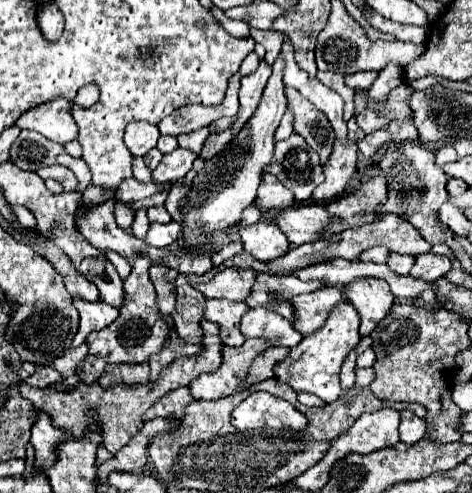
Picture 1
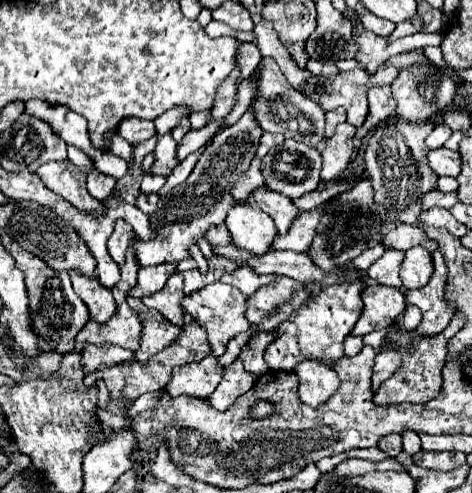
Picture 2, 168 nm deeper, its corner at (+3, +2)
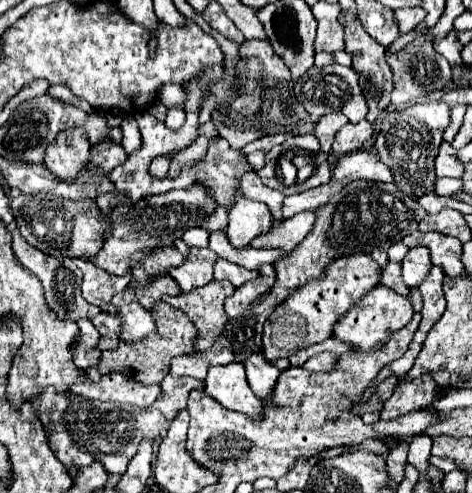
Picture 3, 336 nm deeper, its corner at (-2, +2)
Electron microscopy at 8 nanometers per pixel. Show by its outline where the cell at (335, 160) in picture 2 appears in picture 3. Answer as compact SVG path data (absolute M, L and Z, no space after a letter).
M360 121L356 125L348 123L344 125L338 133L336 133L336 139L334 139L334 147L332 147L332 155L336 159L348 155L348 153L354 153L354 151L360 151L364 147L364 143L372 137L374 129L368 121Z

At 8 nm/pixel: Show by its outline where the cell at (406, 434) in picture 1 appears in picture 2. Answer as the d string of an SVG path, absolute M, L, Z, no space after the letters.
M405 431L403 435L403 451L409 455L415 455L417 451L421 451L421 439L415 431Z

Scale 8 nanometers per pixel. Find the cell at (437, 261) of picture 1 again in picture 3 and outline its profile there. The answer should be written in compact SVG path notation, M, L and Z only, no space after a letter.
M414 247L402 261L402 279L410 289L418 287L430 273L430 269L432 269L430 251L426 251L426 247Z

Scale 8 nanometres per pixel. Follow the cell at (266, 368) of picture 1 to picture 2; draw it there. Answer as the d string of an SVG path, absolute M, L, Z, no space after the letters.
M235 359L229 367L223 369L223 379L207 401L217 411L227 411L235 403L235 399L247 393L253 385L255 385L255 377L243 369L243 363L239 359Z

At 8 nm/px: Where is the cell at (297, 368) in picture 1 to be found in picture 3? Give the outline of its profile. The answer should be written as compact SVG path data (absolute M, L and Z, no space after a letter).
M350 255L350 257L340 257L336 261L332 261L330 267L326 267L326 275L320 281L310 281L304 287L300 287L298 291L294 291L282 305L278 305L278 309L270 315L270 319L266 321L264 327L264 339L262 339L262 349L268 361L278 359L278 357L290 357L294 355L298 349L306 349L314 343L320 343L328 337L332 337L334 333L334 325L336 321L346 315L346 311L362 299L362 295L366 295L368 291L372 291L376 285L380 283L380 269L378 263L374 263L374 259L370 255Z

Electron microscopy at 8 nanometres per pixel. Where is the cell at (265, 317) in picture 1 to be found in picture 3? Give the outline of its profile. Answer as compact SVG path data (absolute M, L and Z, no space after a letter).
M258 353L258 357L250 357L248 361L244 361L244 367L252 391L262 401L270 401L270 387L274 387L280 371L274 365L270 365L262 353Z

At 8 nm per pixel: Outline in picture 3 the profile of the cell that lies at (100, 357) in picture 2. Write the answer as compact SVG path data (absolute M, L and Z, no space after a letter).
M86 319L78 321L80 327L80 335L78 335L78 347L74 349L74 363L78 363L78 367L88 369L92 365L98 365L102 351L98 349L98 331L94 329L94 325Z

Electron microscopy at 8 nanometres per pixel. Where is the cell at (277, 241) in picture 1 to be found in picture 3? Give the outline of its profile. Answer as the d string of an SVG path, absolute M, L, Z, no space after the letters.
M238 197L228 211L228 239L234 247L250 247L250 243L268 233L274 225L270 209L264 203Z

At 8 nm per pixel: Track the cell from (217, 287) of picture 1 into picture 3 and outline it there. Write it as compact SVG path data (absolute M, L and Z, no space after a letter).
M192 249L190 255L186 257L186 261L180 267L174 267L174 271L170 271L170 275L176 279L176 283L180 285L180 289L184 293L202 287L202 283L212 279L212 267L216 263L218 255L214 255L214 251L210 249Z

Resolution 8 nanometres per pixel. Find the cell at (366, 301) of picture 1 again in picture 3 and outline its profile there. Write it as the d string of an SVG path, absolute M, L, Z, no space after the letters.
M378 285L374 287L364 299L360 299L348 313L346 317L342 317L338 321L338 325L334 327L334 337L338 337L340 341L346 341L350 345L354 345L358 351L372 351L372 349L380 349L394 331L402 329L410 319L412 319L414 311L410 305L410 299L406 299L404 295L398 295L394 289Z

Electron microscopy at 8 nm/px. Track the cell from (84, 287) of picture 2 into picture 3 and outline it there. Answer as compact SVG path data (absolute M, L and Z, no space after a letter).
M74 259L74 263L84 273L84 281L82 281L84 297L96 303L98 307L102 307L102 311L114 313L116 307L112 305L112 297L128 285L130 275L116 277L108 271L102 271L100 267L94 267L94 263L86 259Z

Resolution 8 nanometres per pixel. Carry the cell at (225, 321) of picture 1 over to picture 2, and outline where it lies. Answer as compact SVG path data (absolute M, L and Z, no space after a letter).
M215 281L207 287L203 287L201 291L187 295L181 301L181 307L183 307L183 311L187 309L187 313L199 325L205 327L207 339L209 339L209 345L211 345L211 351L213 351L215 357L225 353L225 347L227 347L231 337L235 337L237 333L243 333L243 331L249 329L249 321L245 319L245 307L247 307L245 305L245 295L241 295L241 291L237 291L233 285L225 285L221 281Z

